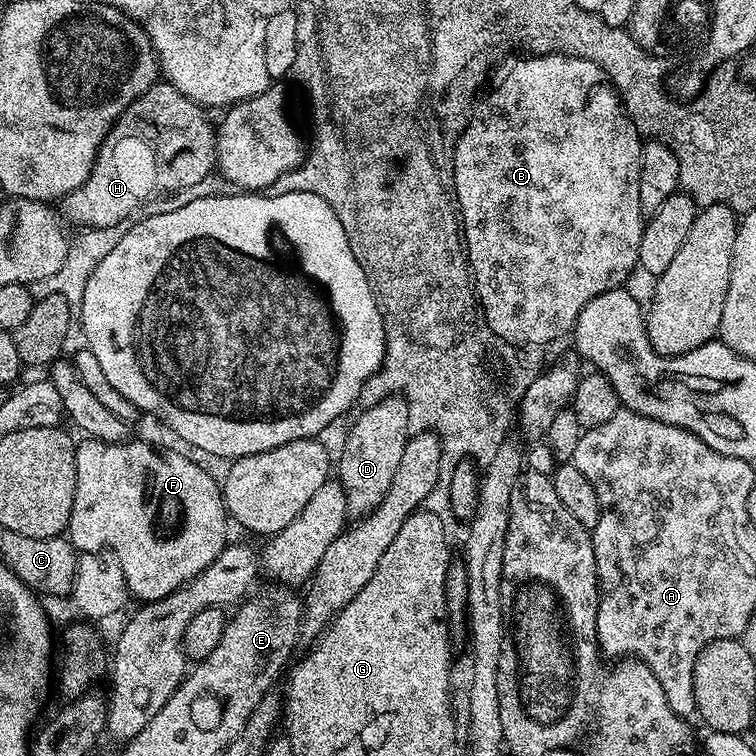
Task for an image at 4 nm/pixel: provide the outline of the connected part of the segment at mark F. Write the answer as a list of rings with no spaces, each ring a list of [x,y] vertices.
[[[91,438],[81,439],[76,444],[76,489],[74,490],[74,510],[70,514],[68,523],[67,539],[71,540],[77,553],[98,552],[107,550],[113,552],[122,566],[122,574],[126,578],[126,586],[133,597],[137,596],[137,601],[151,602],[154,600],[164,600],[172,592],[178,592],[185,584],[191,582],[195,576],[202,574],[214,558],[229,543],[228,524],[230,517],[224,507],[224,493],[221,485],[203,468],[200,464],[195,464],[188,456],[183,456],[180,452],[159,452],[156,448],[151,448],[148,444],[143,444],[135,438],[129,439],[123,444],[107,444],[101,440]]]

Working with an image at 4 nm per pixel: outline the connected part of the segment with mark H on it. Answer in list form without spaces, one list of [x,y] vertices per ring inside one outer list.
[[[157,83],[144,92],[120,115],[114,127],[106,134],[96,155],[90,178],[62,201],[62,216],[69,225],[81,224],[81,229],[114,226],[122,218],[132,216],[139,204],[144,204],[155,192],[176,192],[200,184],[216,168],[215,123],[208,121],[209,113],[182,94],[173,84]]]

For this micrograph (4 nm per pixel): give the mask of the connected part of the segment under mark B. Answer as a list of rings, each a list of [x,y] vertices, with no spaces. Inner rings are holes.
[[[547,52],[545,56],[528,54],[520,59],[524,60],[510,65],[508,73],[477,99],[472,115],[468,117],[468,125],[462,130],[454,150],[454,186],[468,266],[472,269],[476,298],[488,323],[488,332],[495,339],[497,336],[512,344],[508,346],[548,346],[551,340],[559,336],[567,337],[571,333],[582,310],[588,307],[591,300],[598,298],[598,294],[608,288],[621,287],[625,283],[624,279],[632,271],[637,271],[646,223],[642,206],[638,202],[642,137],[620,103],[616,89],[608,83],[608,76],[594,62],[577,56],[564,56],[560,52]]]

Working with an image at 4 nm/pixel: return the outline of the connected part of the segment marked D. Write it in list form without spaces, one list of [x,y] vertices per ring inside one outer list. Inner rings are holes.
[[[390,395],[379,404],[365,407],[363,411],[360,417],[352,420],[344,449],[338,453],[338,479],[344,487],[348,515],[352,518],[368,515],[378,506],[378,502],[382,502],[382,498],[386,498],[386,490],[390,490],[390,482],[394,482],[394,474],[398,474],[398,462],[402,462],[402,450],[406,450],[410,435],[408,404],[403,396]]]

